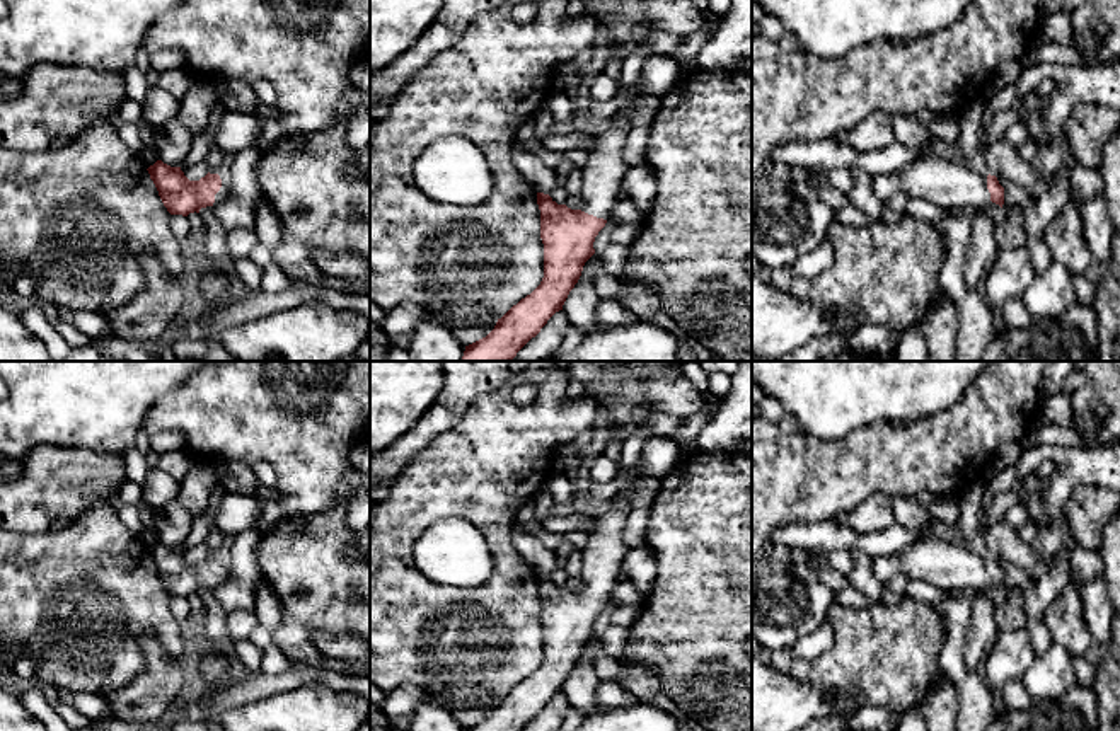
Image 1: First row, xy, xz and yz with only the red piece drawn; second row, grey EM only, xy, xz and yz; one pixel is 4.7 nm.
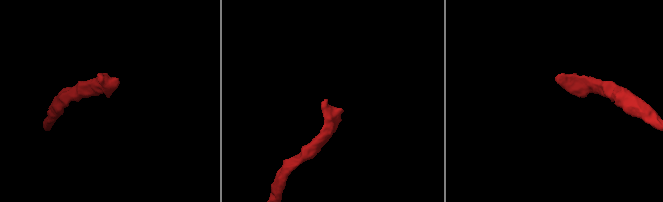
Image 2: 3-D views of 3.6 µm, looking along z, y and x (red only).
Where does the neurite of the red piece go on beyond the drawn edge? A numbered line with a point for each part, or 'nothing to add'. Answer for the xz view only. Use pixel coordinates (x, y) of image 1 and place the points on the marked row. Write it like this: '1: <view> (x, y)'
1: xz (604, 172)

